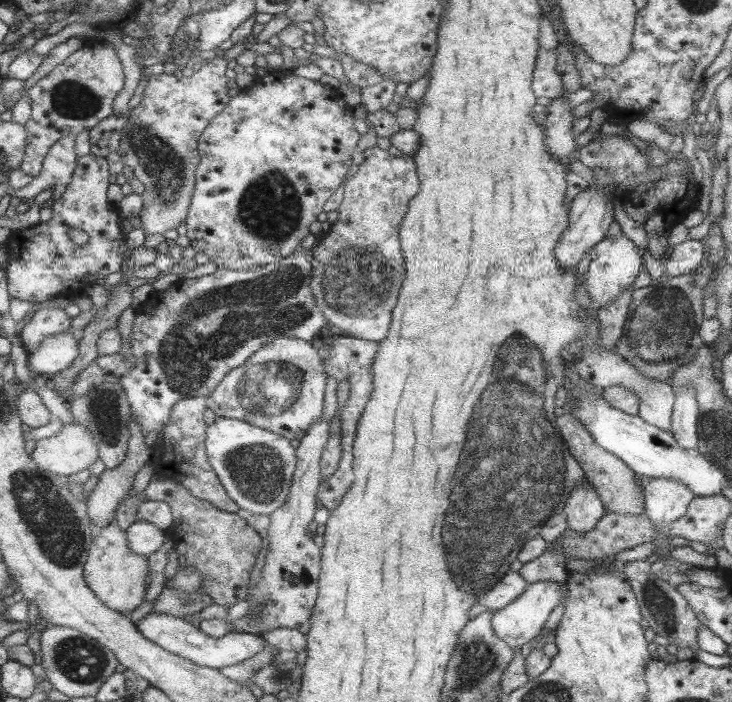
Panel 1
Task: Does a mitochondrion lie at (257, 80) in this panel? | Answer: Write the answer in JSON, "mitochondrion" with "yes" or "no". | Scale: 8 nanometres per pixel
{"mitochondrion":"no"}

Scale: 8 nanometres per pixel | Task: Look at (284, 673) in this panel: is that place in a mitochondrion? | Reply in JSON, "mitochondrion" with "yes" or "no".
{"mitochondrion":"yes"}

